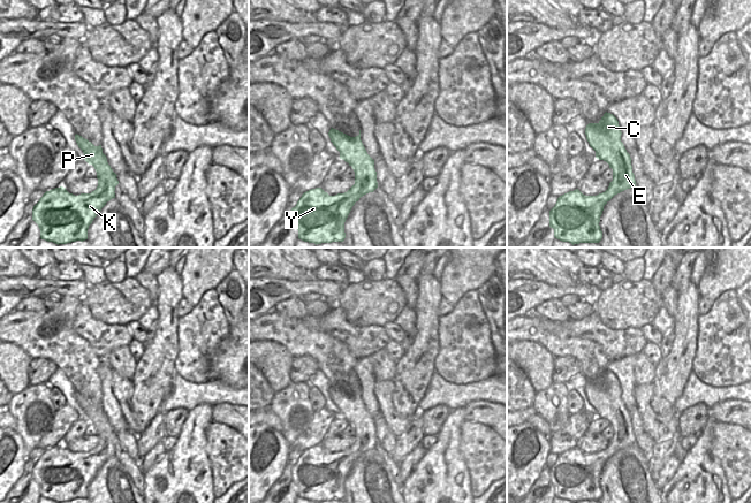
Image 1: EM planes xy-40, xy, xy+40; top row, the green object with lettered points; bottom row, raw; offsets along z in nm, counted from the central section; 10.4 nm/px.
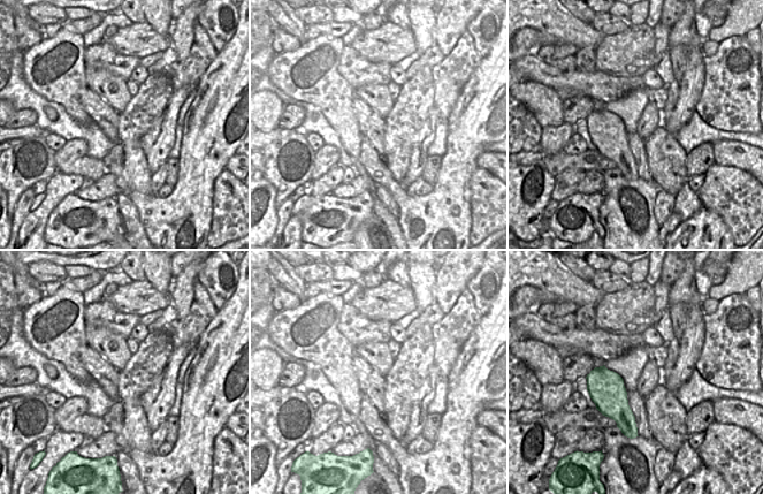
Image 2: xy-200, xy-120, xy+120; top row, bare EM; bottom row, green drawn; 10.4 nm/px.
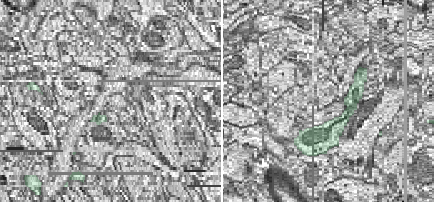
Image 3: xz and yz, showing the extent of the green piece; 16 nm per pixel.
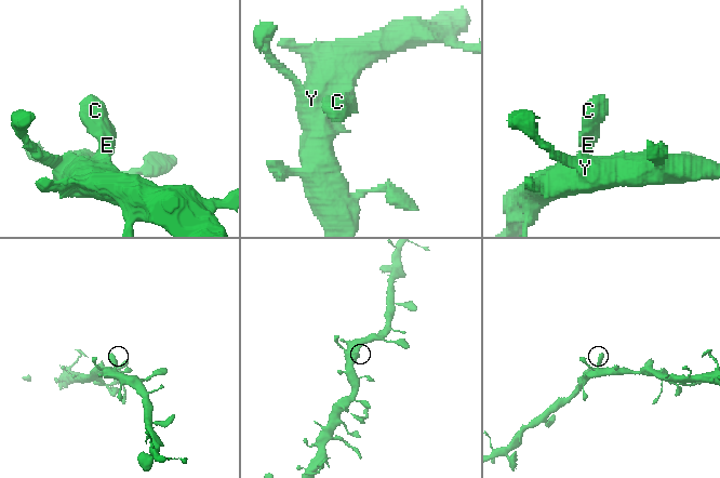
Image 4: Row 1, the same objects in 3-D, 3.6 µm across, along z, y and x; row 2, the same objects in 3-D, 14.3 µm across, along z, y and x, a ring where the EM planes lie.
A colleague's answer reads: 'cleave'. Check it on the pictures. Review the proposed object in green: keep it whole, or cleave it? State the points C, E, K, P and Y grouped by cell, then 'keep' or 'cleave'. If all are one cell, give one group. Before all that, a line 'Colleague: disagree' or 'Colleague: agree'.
Colleague: disagree
groups C E K P Y; keep

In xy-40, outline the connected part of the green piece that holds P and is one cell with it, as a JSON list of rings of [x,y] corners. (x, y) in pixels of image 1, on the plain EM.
[[[75,393],[84,418],[97,429],[98,444],[91,451],[75,454],[60,444],[46,449],[33,464],[32,478],[40,487],[40,496],[55,502],[88,497],[88,487],[107,459],[115,456],[116,432],[107,420],[101,403],[94,404]]]

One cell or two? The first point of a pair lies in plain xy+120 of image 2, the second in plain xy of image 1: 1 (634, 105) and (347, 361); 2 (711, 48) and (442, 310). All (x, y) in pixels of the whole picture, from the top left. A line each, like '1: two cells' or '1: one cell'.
1: two cells
2: one cell

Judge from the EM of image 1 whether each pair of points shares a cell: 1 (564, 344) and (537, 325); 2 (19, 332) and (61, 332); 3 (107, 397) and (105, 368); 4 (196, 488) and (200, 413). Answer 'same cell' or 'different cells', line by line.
1: same cell
2: same cell
3: same cell
4: same cell

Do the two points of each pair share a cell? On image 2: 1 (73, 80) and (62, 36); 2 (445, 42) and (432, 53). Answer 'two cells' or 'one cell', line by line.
1: one cell
2: two cells

